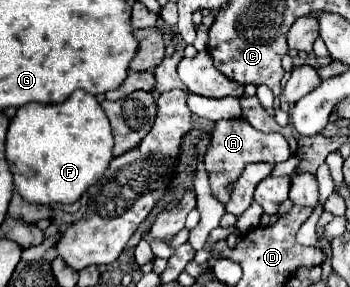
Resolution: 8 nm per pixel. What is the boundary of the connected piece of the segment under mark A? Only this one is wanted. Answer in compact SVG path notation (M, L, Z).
M245 118L215 122L213 132L211 132L211 144L205 152L205 168L207 168L207 174L209 174L209 186L211 186L213 196L221 204L227 204L229 196L231 196L229 184L233 184L241 176L243 168L249 162L273 162L271 154L275 154L275 162L285 162L291 156L289 144L281 134L259 132Z

